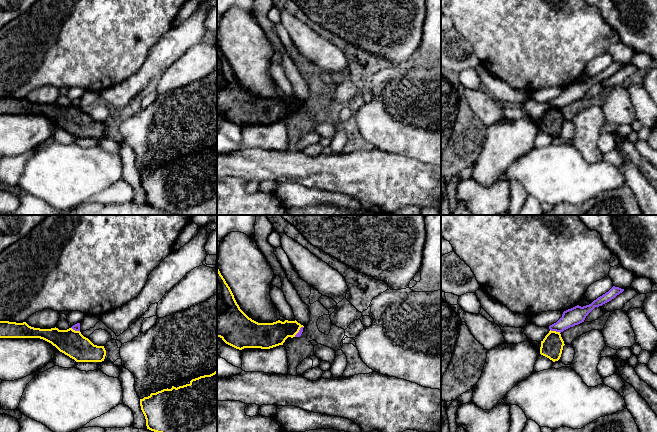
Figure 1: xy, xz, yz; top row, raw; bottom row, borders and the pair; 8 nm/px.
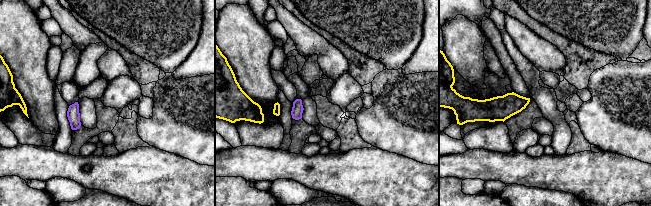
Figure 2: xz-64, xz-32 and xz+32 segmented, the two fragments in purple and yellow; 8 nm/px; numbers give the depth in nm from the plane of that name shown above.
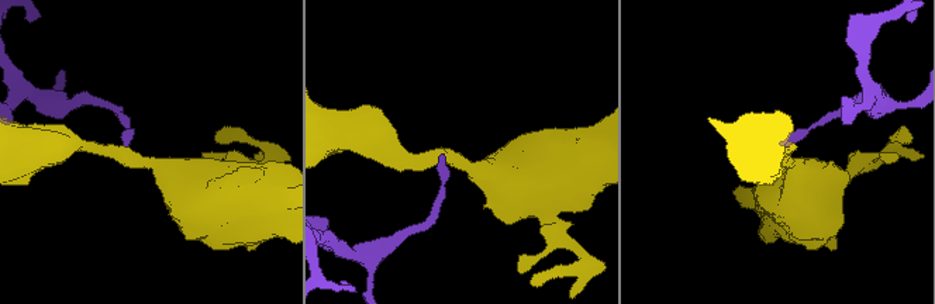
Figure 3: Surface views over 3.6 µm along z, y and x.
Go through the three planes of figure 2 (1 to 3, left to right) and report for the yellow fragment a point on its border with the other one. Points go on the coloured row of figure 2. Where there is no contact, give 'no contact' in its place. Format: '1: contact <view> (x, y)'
1: no contact
2: no contact
3: no contact

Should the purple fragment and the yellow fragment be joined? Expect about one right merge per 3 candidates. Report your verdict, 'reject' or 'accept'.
reject

